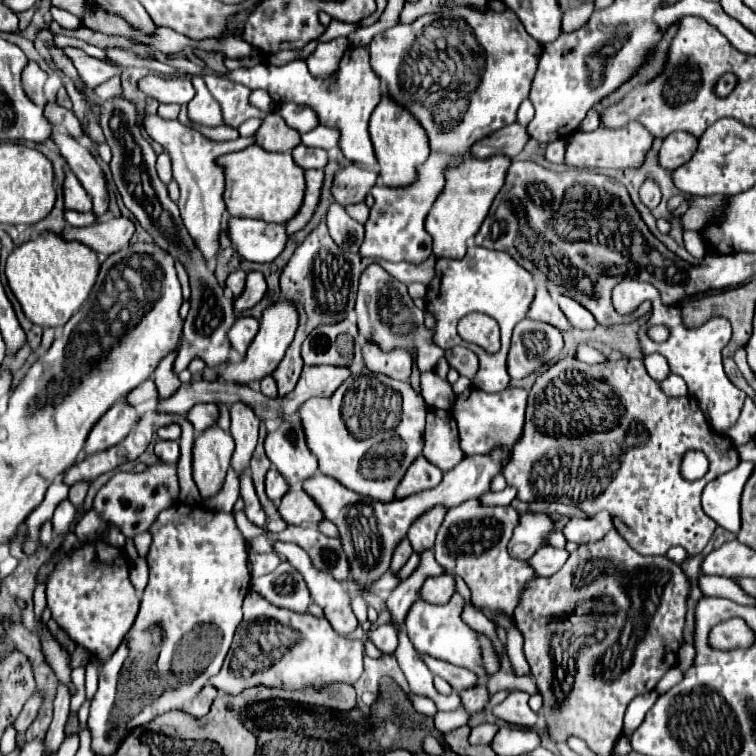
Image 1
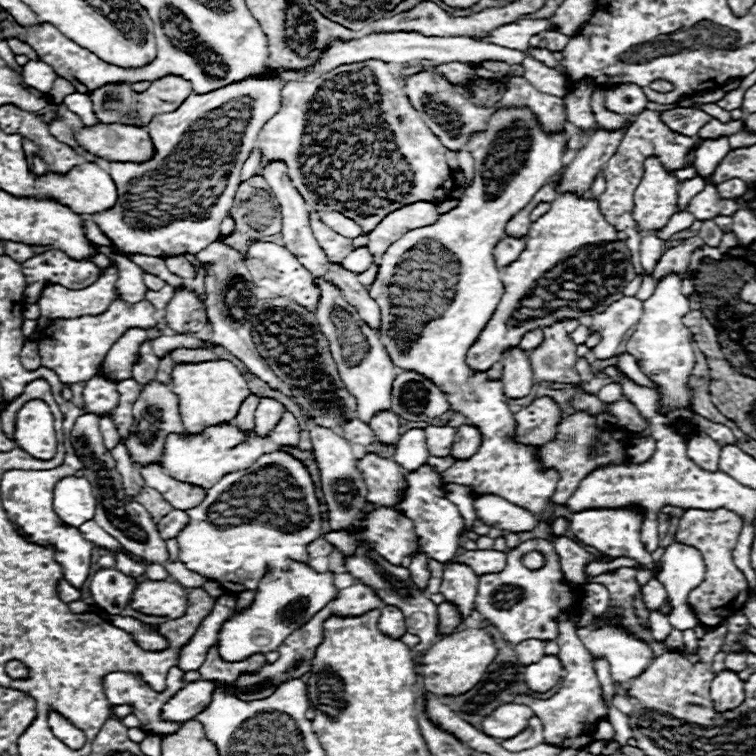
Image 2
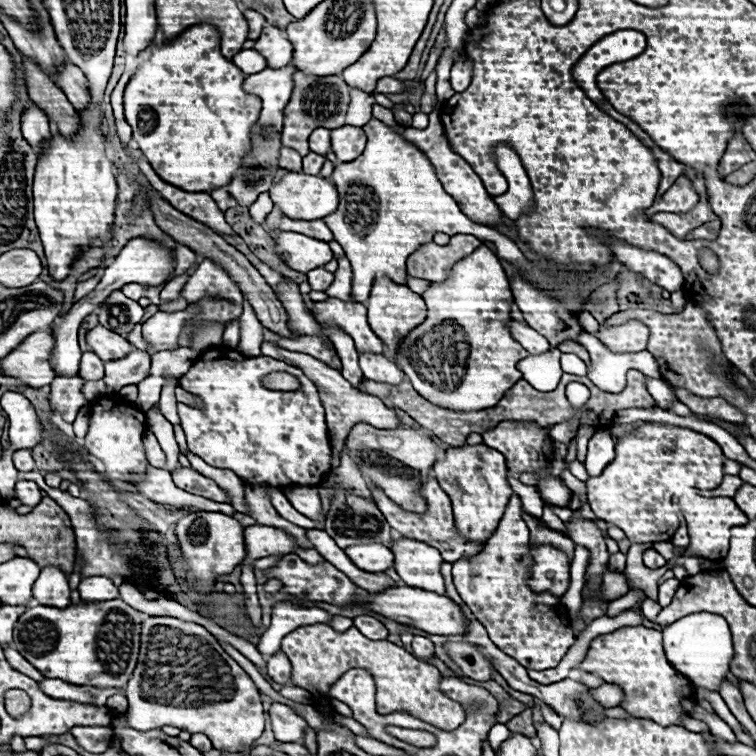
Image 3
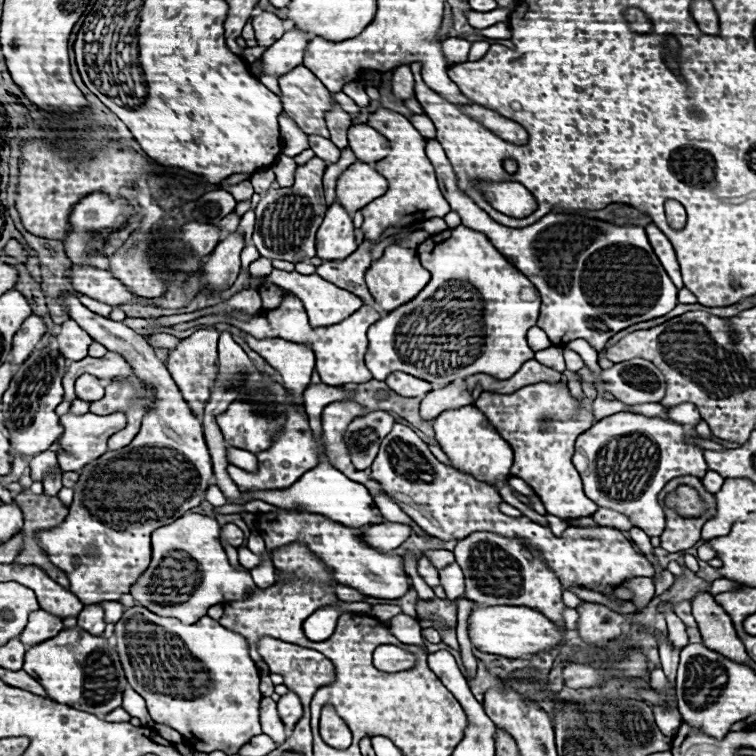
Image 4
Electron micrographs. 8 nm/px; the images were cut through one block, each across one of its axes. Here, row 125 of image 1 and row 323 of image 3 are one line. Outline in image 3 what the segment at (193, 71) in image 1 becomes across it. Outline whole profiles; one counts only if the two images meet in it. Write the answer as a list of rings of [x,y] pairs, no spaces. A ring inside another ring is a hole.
[[[328,298],[324,302],[314,302],[314,316],[328,328],[340,328],[346,332],[354,340],[358,354],[382,354],[382,340],[368,326],[364,304]]]

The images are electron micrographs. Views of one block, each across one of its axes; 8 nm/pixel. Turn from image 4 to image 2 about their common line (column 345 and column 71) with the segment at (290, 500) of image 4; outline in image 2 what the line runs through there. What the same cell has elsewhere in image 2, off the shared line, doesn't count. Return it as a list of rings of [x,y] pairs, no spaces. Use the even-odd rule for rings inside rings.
[[[66,476],[58,480],[54,486],[54,510],[66,524],[76,528],[92,520],[96,500],[90,482],[84,476]]]

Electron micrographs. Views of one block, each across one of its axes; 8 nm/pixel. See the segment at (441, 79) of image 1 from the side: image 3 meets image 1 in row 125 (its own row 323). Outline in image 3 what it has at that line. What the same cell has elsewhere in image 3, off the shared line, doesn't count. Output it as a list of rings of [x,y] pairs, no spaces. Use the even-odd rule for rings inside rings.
[[[486,244],[478,246],[472,254],[464,256],[448,270],[448,278],[444,282],[432,282],[422,298],[428,304],[428,316],[400,342],[396,364],[406,372],[422,396],[436,400],[436,404],[444,408],[472,412],[498,404],[500,396],[504,396],[504,392],[522,378],[522,372],[516,368],[516,364],[528,356],[528,352],[512,338],[508,328],[512,292],[498,256]]]

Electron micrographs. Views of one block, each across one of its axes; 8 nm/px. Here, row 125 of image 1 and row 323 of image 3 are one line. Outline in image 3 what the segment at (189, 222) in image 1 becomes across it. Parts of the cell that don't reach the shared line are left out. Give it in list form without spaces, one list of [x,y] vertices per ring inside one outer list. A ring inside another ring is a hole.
[[[188,306],[182,312],[156,312],[150,320],[142,324],[142,338],[150,346],[148,354],[156,354],[162,350],[178,348],[178,334],[188,316],[194,316],[194,308]]]

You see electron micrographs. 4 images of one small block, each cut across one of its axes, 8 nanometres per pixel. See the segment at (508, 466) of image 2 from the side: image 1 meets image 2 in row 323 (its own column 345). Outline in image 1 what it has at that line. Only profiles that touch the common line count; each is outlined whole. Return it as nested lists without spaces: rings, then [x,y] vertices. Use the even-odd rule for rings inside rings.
[[[366,368],[352,374],[330,398],[308,398],[298,408],[306,446],[318,458],[320,472],[338,480],[352,492],[384,502],[394,498],[394,488],[400,478],[420,456],[426,414],[428,406],[410,382],[392,382],[392,378]]]

